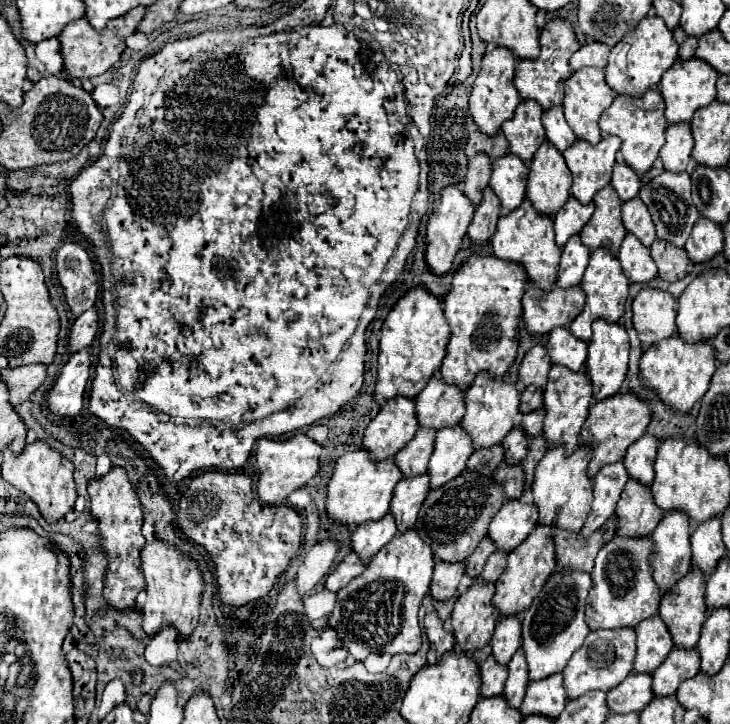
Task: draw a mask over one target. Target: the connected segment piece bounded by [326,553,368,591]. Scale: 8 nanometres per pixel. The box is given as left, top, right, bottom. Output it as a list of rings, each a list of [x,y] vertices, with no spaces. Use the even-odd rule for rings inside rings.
[[[348,553],[344,557],[344,561],[336,567],[336,571],[332,571],[326,579],[326,589],[330,591],[340,591],[344,585],[348,585],[352,579],[356,579],[360,573],[364,573],[364,569],[368,567],[368,563],[360,561],[360,557],[356,557],[356,553]]]

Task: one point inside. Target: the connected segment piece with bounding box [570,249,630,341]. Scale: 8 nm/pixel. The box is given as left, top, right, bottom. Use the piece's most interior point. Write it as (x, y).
(606, 288)

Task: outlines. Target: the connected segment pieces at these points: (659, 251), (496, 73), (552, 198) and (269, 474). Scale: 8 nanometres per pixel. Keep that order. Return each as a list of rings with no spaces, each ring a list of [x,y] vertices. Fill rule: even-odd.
[[[656,239],[650,247],[652,257],[658,265],[658,275],[664,281],[682,279],[688,273],[688,253],[686,249],[676,249],[676,245],[668,245],[664,239]]]
[[[494,47],[492,51],[488,51],[482,57],[482,69],[480,69],[480,73],[472,85],[472,93],[470,93],[470,111],[472,111],[472,117],[478,123],[480,131],[484,131],[486,135],[498,133],[500,125],[514,115],[514,109],[520,103],[520,93],[516,93],[516,87],[512,85],[514,65],[516,65],[514,53],[504,47]]]
[[[544,141],[530,161],[526,197],[540,213],[554,215],[570,197],[572,175],[556,145]]]
[[[304,433],[294,435],[290,439],[260,439],[258,449],[256,449],[258,471],[260,471],[256,491],[258,491],[260,501],[264,501],[268,505],[286,503],[290,493],[304,487],[318,473],[320,453],[322,453],[322,447],[316,441],[312,441],[310,437],[306,437]]]

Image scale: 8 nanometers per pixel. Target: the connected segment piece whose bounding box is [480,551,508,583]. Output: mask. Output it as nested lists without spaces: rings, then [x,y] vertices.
[[[494,551],[494,553],[488,557],[486,567],[484,567],[480,579],[490,581],[490,583],[496,583],[496,579],[498,579],[498,577],[502,575],[502,571],[504,571],[506,559],[508,559],[508,553],[496,553],[496,551]]]

